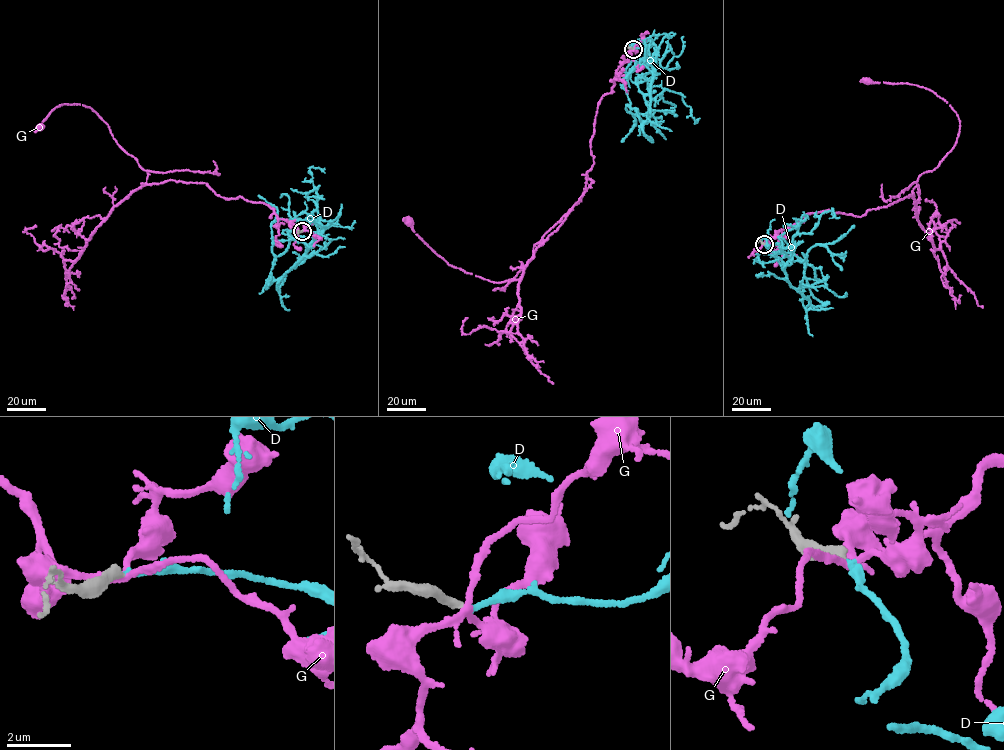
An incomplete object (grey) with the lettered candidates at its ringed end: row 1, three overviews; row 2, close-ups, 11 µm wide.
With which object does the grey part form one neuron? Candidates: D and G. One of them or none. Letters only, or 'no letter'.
D

